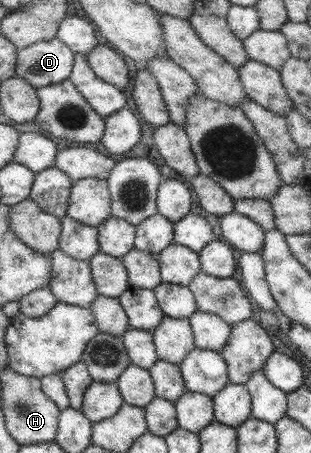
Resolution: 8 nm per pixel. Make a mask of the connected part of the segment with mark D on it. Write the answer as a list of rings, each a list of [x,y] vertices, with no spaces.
[[[58,37],[18,50],[16,74],[37,88],[71,77],[75,52]]]

